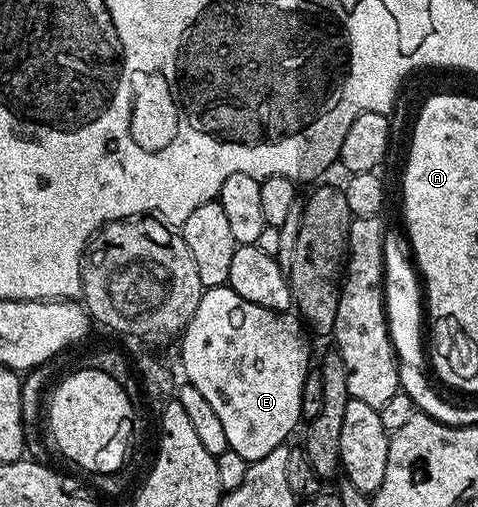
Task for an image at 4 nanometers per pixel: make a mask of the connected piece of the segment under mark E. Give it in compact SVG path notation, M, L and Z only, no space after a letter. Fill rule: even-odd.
M219 287L203 292L192 319L181 334L185 380L208 399L212 411L216 411L224 426L227 446L248 463L264 459L268 451L283 448L287 444L286 436L297 427L298 421L303 420L304 379L312 369L305 332L307 330L297 316L248 303L248 299L236 295L234 289Z

